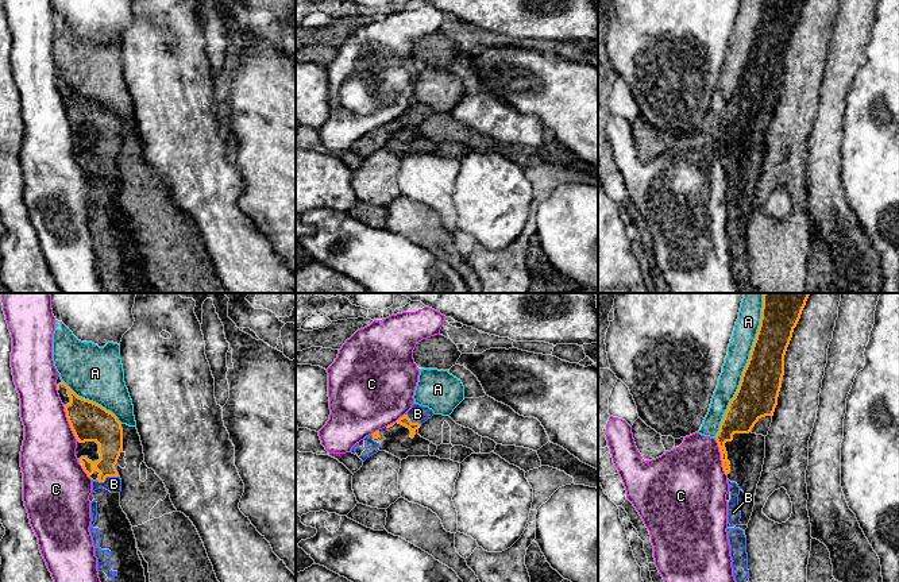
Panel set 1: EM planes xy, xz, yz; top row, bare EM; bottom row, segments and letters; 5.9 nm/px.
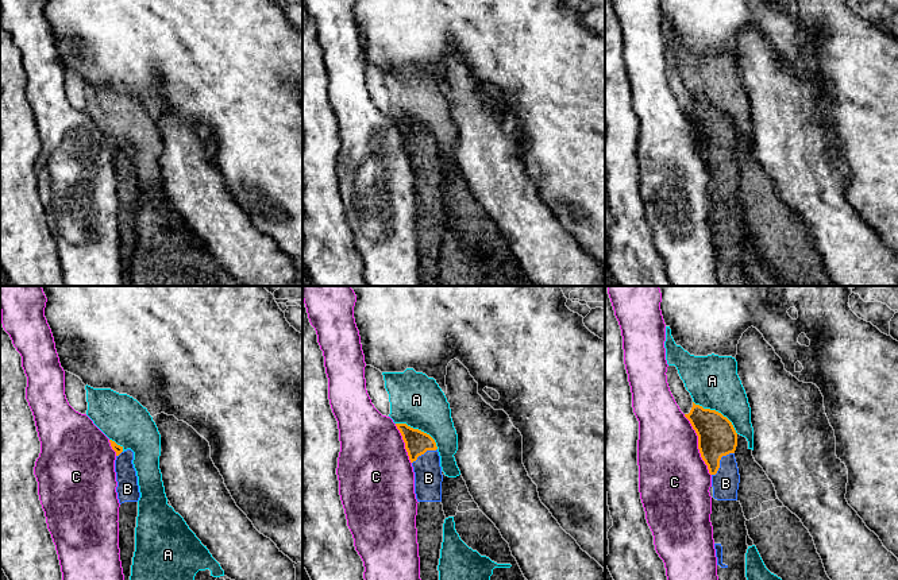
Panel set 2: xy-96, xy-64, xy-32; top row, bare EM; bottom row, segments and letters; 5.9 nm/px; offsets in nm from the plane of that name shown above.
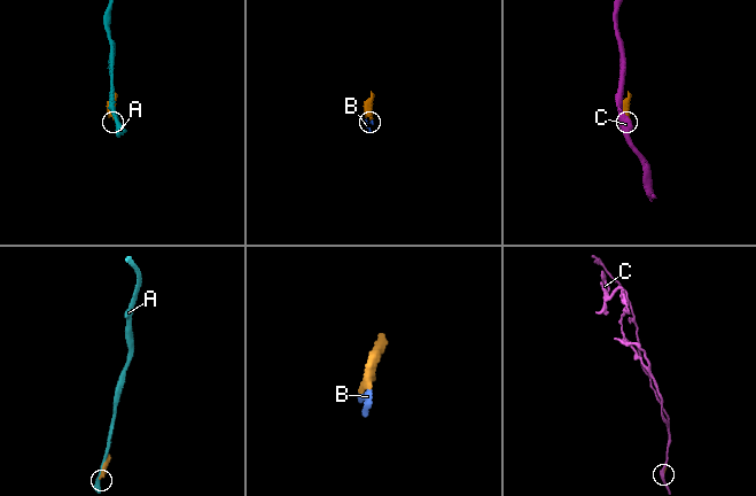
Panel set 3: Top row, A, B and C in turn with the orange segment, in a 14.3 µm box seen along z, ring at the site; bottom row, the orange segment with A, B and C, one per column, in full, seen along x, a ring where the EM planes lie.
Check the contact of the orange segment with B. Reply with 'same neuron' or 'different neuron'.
same neuron

